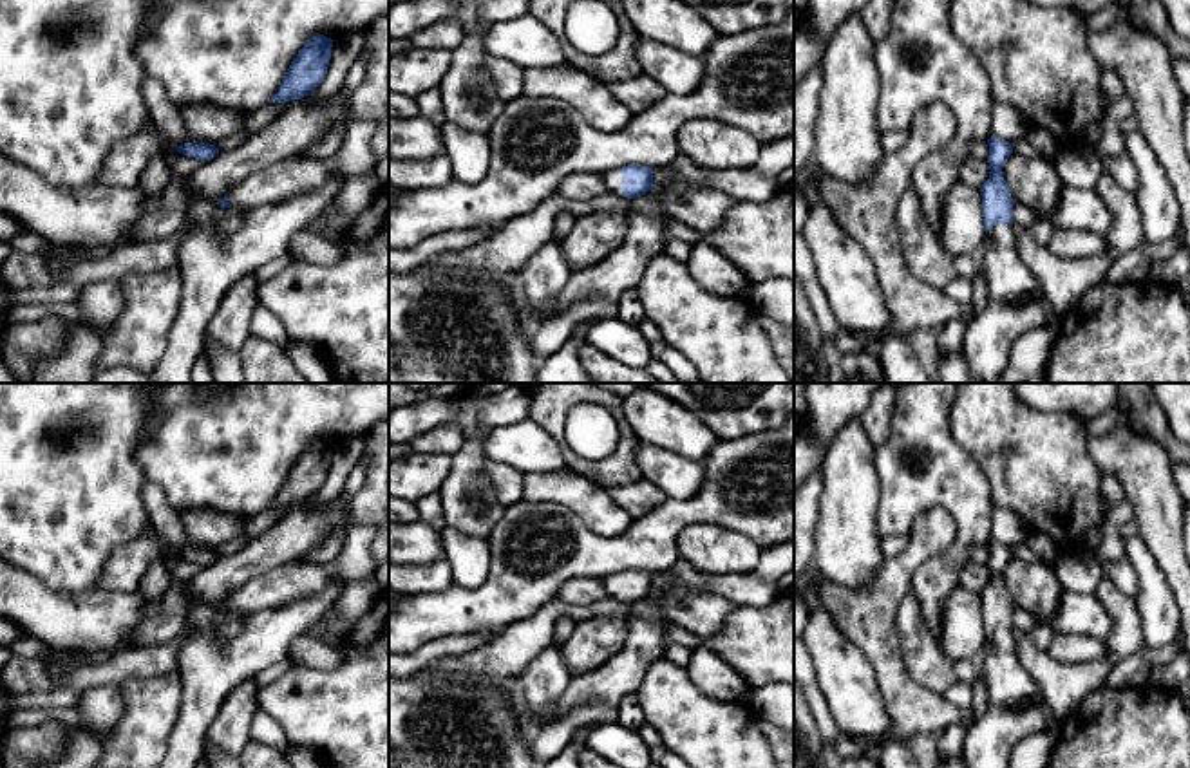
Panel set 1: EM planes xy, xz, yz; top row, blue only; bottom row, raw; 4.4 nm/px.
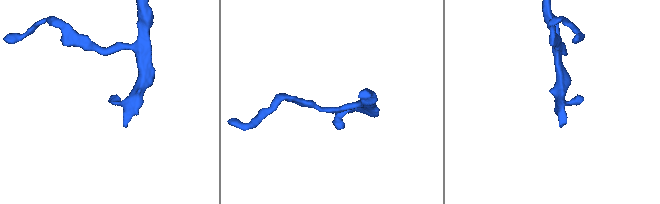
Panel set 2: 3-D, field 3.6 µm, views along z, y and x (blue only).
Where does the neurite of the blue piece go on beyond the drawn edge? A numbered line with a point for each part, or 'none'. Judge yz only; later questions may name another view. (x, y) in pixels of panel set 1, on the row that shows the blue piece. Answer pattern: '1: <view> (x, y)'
1: yz (1010, 280)

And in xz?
1: xz (612, 177)

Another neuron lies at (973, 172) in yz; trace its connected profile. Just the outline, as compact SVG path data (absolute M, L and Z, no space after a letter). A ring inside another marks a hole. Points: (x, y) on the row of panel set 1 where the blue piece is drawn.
M969 155L959 168L959 181L980 188L989 179L989 172L987 161Z

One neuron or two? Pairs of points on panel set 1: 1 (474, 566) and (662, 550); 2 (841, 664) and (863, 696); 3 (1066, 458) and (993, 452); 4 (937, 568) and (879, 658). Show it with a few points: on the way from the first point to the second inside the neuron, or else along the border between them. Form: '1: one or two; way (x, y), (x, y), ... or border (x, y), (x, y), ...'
1: two; border (489, 543), (481, 580), (454, 586)
2: one; way (843, 671), (856, 689)
3: one; way (1048, 458), (1011, 452)
4: two; border (937, 557), (926, 559), (917, 568), (908, 590)

